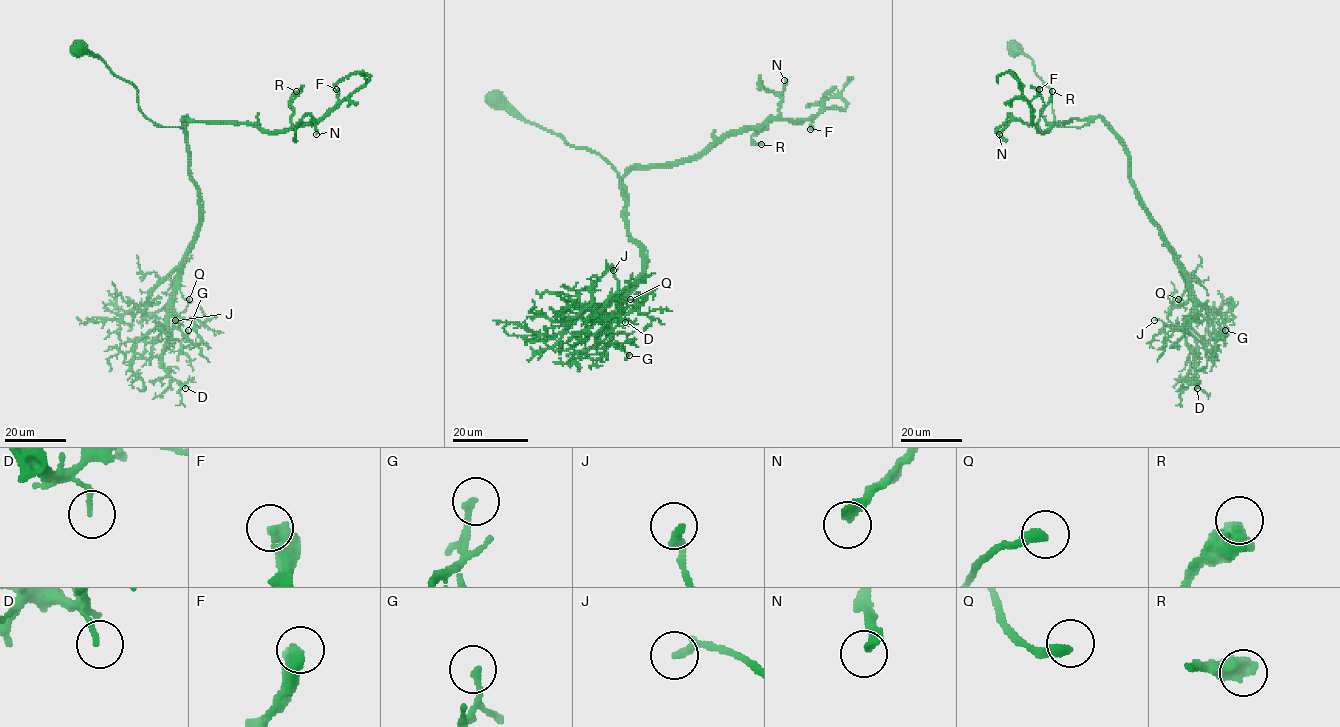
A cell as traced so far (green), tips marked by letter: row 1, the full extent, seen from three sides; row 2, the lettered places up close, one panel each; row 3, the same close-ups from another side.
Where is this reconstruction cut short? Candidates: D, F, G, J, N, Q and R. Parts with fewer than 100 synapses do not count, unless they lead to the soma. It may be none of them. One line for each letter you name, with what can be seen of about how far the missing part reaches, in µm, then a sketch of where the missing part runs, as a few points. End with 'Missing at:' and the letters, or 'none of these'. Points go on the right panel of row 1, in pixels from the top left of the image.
Missing at: none of these

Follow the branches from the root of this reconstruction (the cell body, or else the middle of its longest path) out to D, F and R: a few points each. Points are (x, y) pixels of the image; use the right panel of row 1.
D: (1013, 47), (1050, 89), (1059, 126), (1099, 117), (1126, 152), (1136, 194), (1186, 276), (1197, 388)
F: (1013, 47), (1032, 61), (1050, 89), (1059, 126), (1081, 127), (1096, 116), (1042, 131), (1031, 106), (1039, 89)
R: (1013, 47), (1032, 61), (1050, 89), (1059, 126), (1081, 127), (1096, 116), (1042, 131), (1038, 121), (1052, 91)

